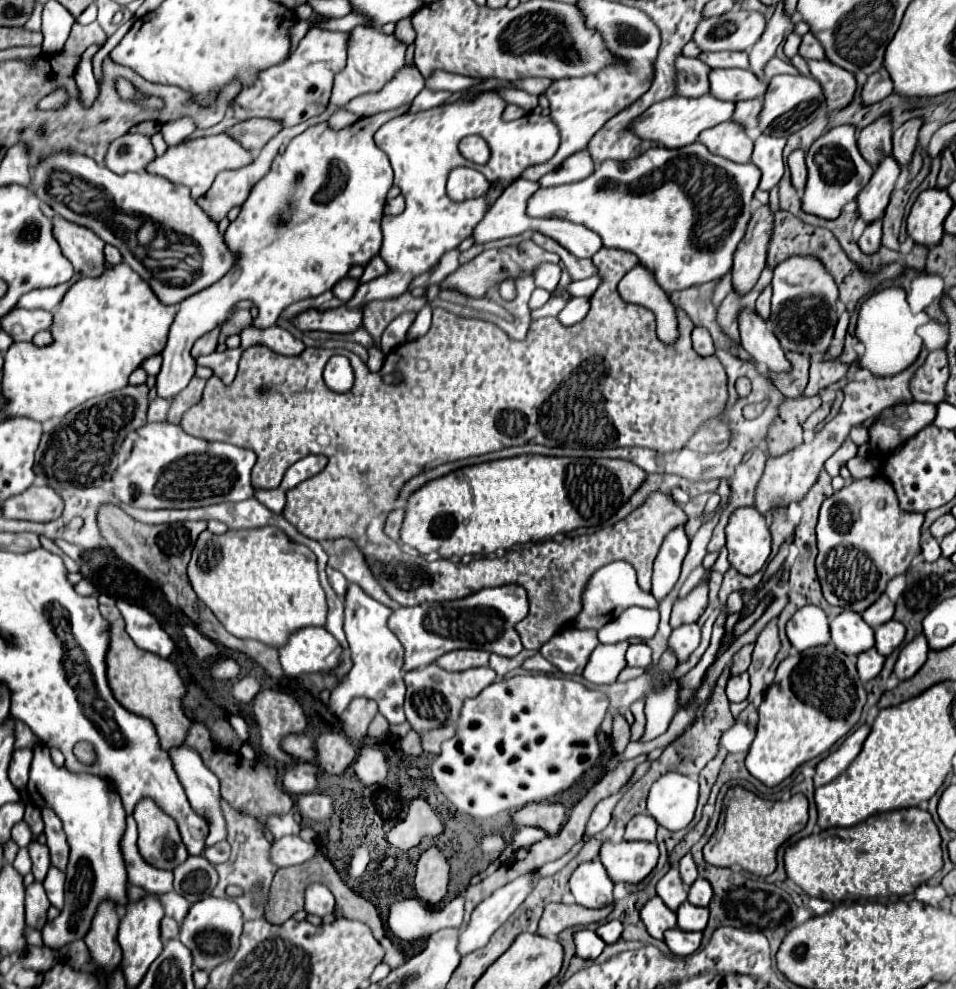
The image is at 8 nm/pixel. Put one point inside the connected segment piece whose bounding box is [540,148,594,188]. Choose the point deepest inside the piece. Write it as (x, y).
(579, 165)

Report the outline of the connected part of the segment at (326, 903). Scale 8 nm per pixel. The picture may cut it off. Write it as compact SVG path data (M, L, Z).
M308 884L304 890L304 910L316 916L332 914L334 896L324 884Z

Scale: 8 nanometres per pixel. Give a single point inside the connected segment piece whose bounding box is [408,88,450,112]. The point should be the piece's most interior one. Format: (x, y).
(426, 99)

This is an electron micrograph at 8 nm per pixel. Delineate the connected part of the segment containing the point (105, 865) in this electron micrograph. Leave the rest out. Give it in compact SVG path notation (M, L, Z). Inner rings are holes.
M38 744L32 752L34 760L26 786L28 796L38 808L52 808L56 812L56 816L62 820L70 846L64 884L64 908L54 920L46 924L46 928L42 928L44 944L52 950L58 950L88 934L90 922L100 902L112 900L120 908L126 908L128 872L120 848L126 828L126 814L122 810L118 794L102 778L90 774L72 774L64 766L58 768L50 758L48 746Z

